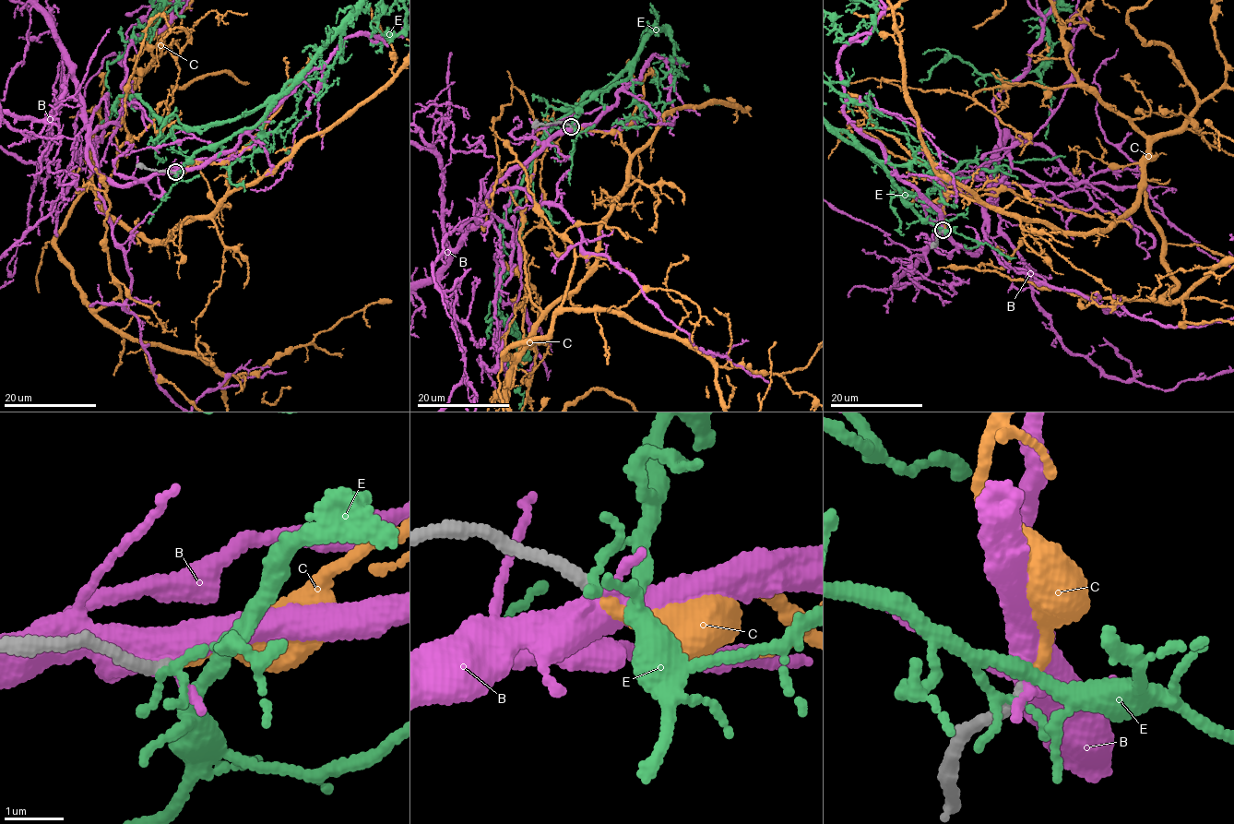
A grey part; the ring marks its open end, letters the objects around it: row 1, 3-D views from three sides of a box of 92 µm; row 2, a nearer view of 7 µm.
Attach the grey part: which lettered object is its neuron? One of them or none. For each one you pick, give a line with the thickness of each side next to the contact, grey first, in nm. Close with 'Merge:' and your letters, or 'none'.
C: Thickness 190 nm (grey) against 200 nm
Merge: C

